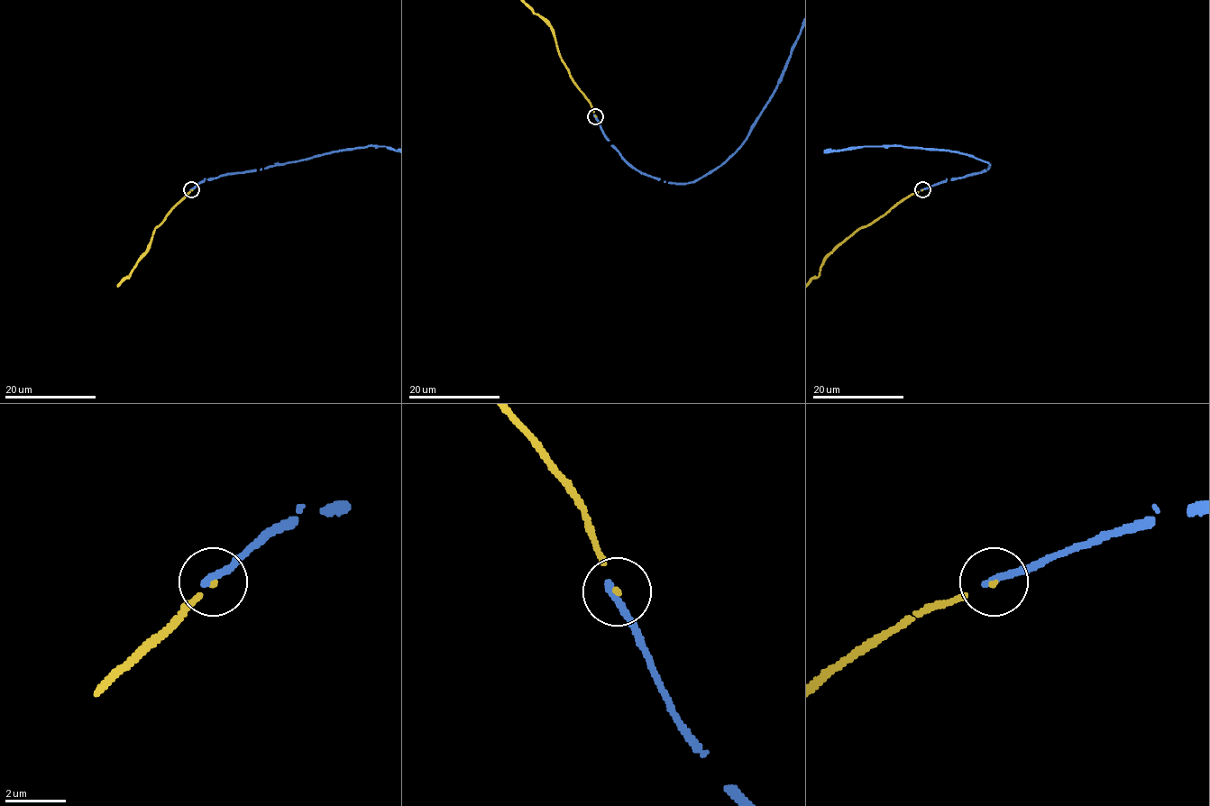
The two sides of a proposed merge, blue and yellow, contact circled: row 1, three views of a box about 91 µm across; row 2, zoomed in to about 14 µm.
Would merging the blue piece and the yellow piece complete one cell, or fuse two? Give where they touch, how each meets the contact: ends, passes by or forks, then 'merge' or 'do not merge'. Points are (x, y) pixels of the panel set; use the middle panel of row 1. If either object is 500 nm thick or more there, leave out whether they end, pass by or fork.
(595, 116) | blue ends | yellow ends | do not merge

